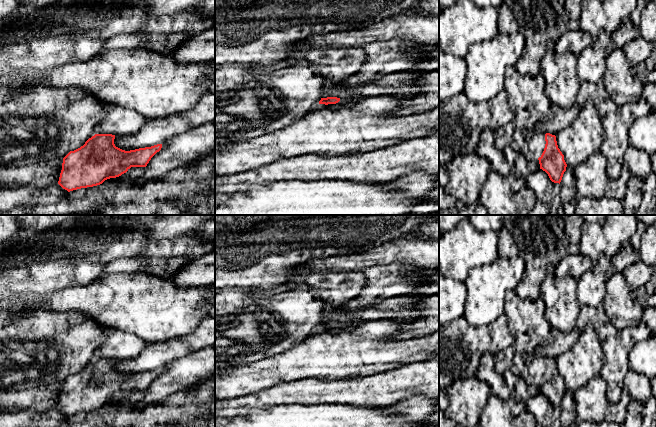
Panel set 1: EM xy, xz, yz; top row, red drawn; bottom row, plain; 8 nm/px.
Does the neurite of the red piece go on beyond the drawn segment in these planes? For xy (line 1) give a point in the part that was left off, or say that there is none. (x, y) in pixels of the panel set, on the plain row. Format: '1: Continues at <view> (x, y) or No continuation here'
1: No continuation here

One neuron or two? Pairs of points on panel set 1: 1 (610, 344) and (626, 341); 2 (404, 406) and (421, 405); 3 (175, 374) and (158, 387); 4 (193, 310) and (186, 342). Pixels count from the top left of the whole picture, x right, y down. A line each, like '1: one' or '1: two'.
1: one
2: one
3: one
4: two

